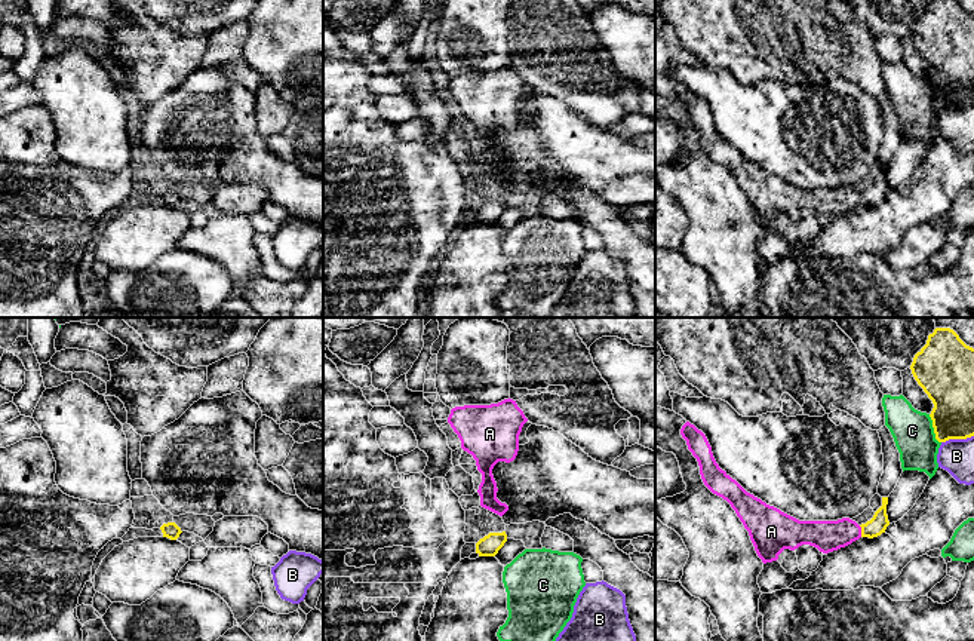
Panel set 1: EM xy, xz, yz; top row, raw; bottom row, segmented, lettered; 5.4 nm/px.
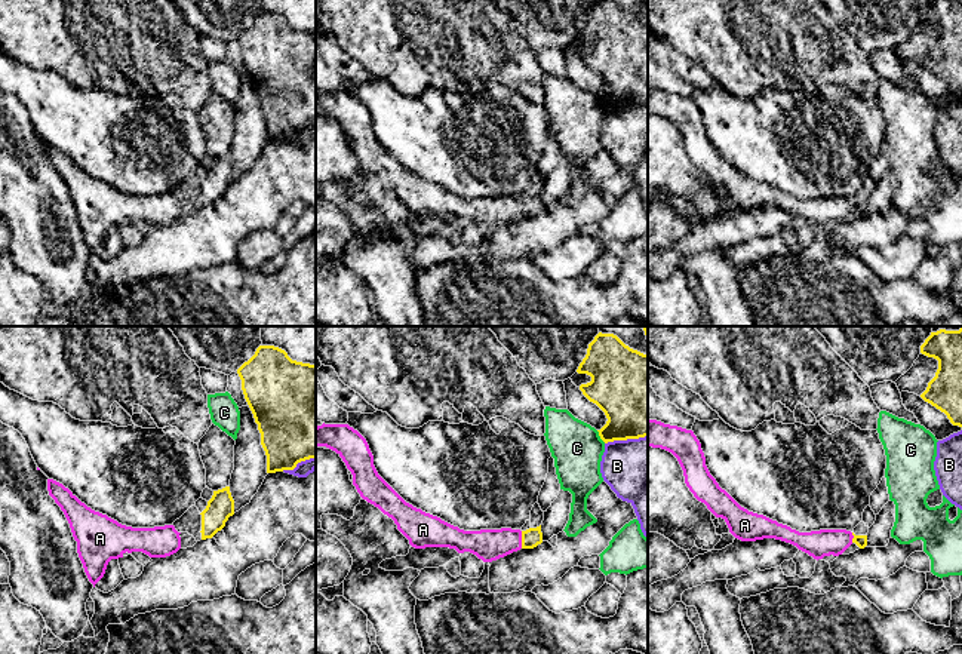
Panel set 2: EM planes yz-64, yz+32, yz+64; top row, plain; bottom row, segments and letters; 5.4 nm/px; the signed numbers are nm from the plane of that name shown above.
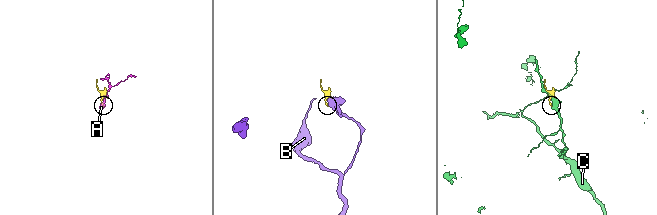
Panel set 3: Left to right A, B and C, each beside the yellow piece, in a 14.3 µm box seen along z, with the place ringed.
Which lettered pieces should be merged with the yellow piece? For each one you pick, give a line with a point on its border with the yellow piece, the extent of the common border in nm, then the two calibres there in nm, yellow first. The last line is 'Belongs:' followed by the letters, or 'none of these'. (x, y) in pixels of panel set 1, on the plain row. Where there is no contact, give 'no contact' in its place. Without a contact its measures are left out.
A: contact yz (862, 199); length 70 nm; calibres 100 and 170 nm
Belongs: A

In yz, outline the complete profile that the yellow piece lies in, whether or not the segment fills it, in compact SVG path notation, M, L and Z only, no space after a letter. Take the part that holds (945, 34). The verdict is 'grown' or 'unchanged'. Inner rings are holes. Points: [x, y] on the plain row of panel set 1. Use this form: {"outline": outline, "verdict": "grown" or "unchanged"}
{"outline": "M932 0L910 37L934 71L930 85L935 107L974 104L974 16L956 0Z", "verdict": "unchanged"}

